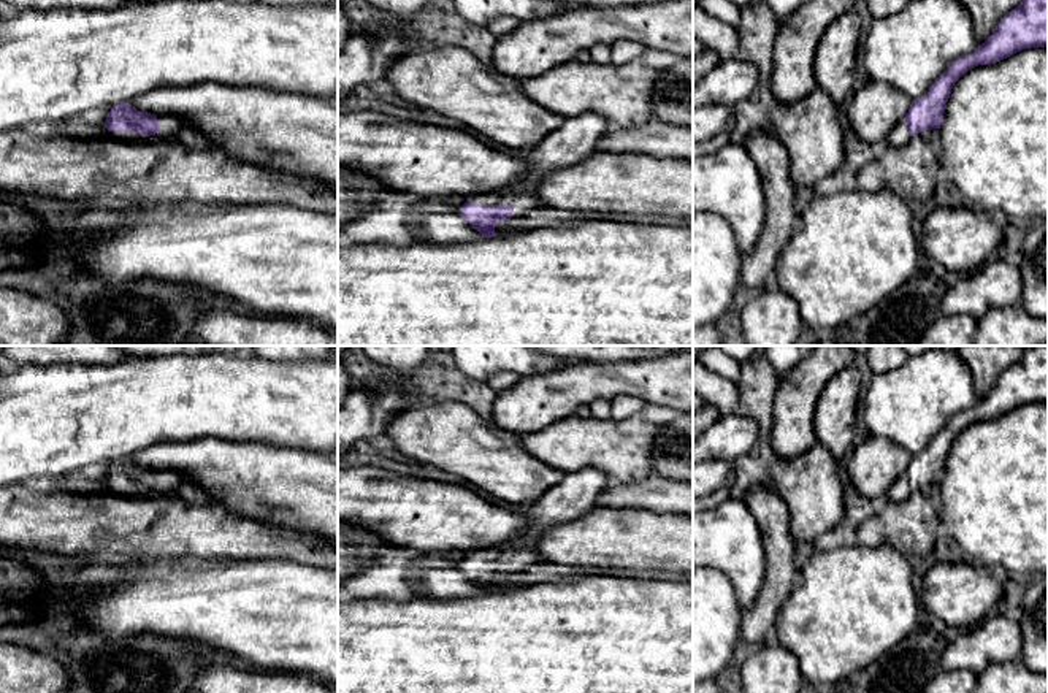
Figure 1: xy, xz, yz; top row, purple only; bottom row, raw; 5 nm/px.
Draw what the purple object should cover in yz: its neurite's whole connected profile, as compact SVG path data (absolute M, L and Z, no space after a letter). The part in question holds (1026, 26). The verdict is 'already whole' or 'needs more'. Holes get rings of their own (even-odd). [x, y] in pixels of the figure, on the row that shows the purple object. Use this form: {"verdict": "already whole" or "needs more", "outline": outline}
{"verdict": "needs more", "outline": "M1023 0L1007 13L973 54L951 62L929 92L912 101L908 113L885 138L885 143L889 147L904 146L923 130L940 128L951 89L964 73L1031 48L1048 48L1048 0Z"}

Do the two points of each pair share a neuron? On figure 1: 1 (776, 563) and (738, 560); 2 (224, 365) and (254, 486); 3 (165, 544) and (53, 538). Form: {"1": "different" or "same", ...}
{"1": "different", "2": "different", "3": "same"}

